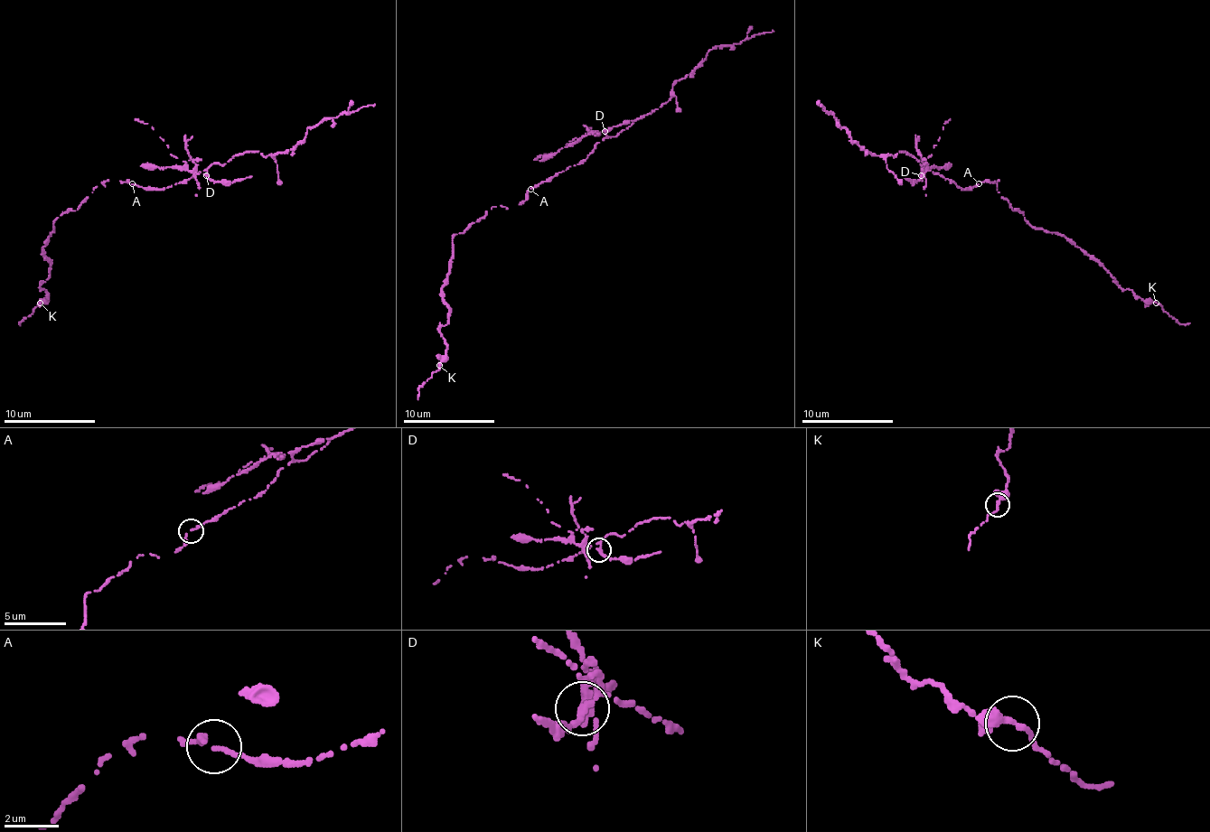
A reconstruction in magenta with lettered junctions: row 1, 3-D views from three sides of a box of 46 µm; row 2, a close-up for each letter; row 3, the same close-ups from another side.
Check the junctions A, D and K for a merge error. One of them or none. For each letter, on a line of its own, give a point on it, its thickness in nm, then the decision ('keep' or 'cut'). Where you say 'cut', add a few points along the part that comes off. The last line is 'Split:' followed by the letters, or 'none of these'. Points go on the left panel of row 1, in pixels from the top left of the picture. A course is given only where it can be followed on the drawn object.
A: place (132, 183); calibre 180 nm; keep
D: place (206, 175); calibre 220 nm; cut; course (205, 174), (192, 172), (171, 154), (153, 126), (134, 119)
K: place (40, 303); calibre 220 nm; keep
Split: D

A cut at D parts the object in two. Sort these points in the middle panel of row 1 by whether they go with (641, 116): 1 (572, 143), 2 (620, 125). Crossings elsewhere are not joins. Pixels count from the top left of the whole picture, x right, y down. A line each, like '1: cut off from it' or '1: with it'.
1: with it
2: with it

